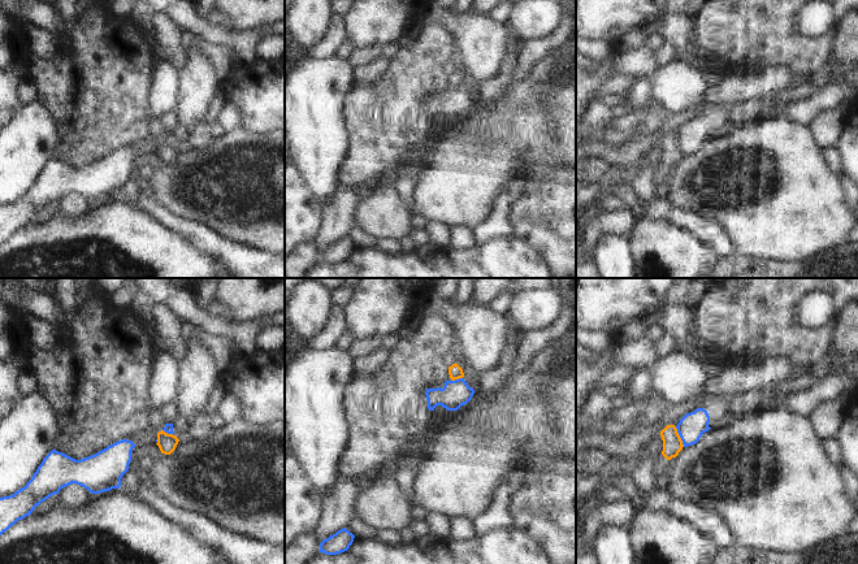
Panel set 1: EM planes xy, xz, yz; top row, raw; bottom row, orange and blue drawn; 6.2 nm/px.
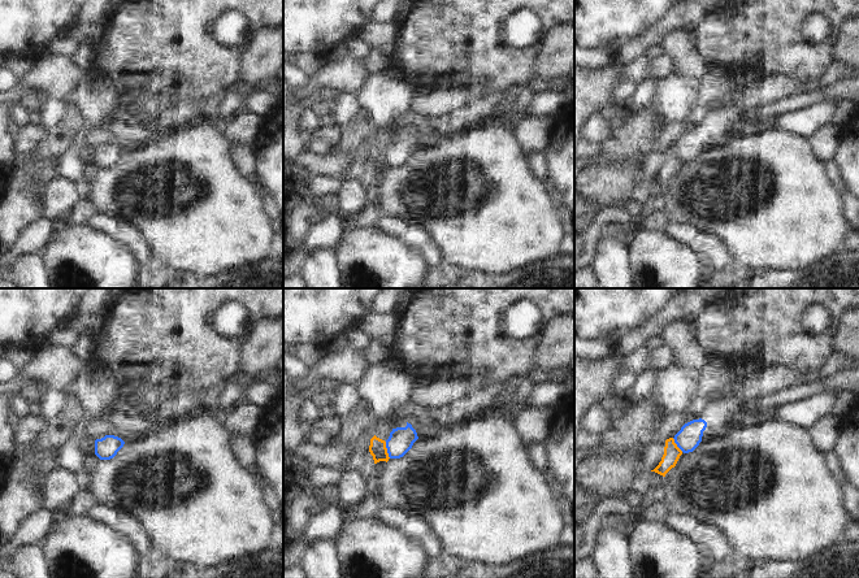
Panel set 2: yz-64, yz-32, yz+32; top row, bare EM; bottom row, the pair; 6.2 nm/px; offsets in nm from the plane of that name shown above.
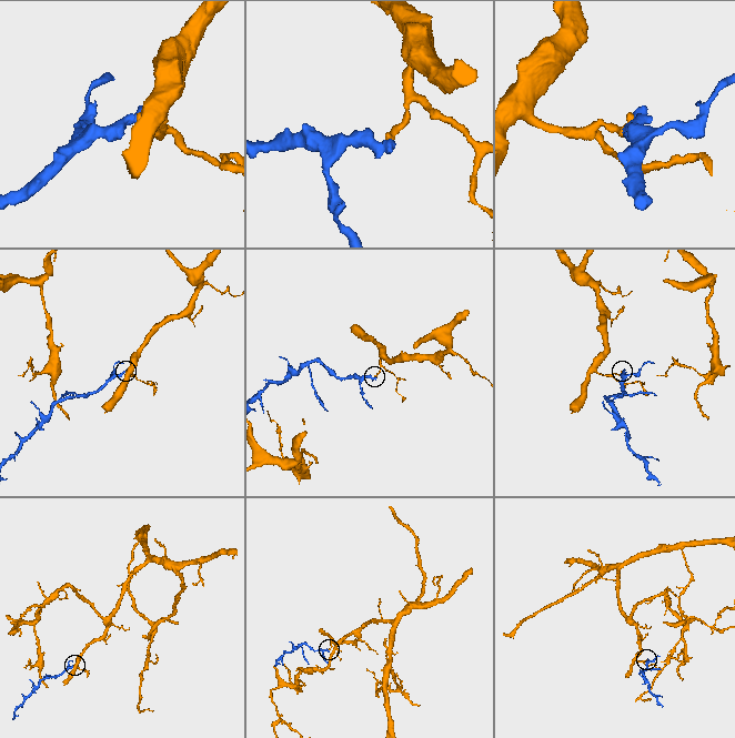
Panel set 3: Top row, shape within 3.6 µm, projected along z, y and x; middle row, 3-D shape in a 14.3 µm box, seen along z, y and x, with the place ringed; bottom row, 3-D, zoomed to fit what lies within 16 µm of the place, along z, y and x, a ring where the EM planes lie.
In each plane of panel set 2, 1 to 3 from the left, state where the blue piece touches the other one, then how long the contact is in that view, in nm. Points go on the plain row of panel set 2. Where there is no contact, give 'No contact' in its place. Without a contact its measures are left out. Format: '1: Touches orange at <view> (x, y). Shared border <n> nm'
1: No contact
2: Touches orange at yz-32 (386, 159). Shared border 110 nm
3: Touches orange at yz+32 (676, 153). Shared border 110 nm

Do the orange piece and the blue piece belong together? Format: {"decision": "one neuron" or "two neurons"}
{"decision": "two neurons"}

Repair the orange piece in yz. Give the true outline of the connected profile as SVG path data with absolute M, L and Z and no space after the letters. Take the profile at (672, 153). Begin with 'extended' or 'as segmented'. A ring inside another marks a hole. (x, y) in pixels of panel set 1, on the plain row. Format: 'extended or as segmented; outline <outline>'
as segmented; outline M667 134L660 140L660 146L662 146L662 149L663 149L662 164L667 169L671 169L672 166L676 166L684 156L682 149L681 149L681 147L677 142L676 135L675 134Z

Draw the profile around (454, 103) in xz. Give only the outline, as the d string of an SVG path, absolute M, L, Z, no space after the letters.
M464 87L446 90L441 96L426 97L428 118L434 120L437 114L442 114L447 120L458 120L467 113L474 103Z

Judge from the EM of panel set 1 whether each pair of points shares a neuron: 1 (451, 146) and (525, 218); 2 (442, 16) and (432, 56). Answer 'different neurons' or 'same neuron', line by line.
1: different neurons
2: different neurons

